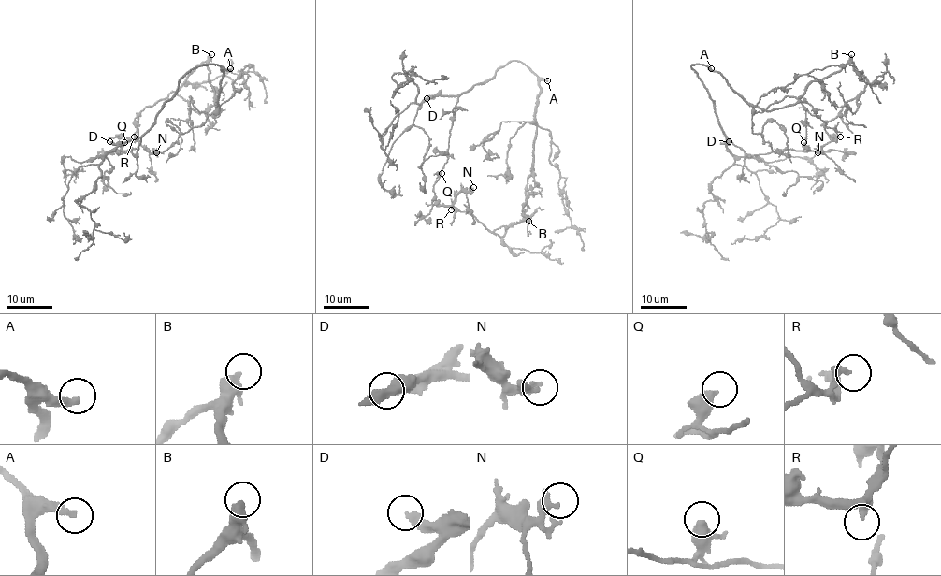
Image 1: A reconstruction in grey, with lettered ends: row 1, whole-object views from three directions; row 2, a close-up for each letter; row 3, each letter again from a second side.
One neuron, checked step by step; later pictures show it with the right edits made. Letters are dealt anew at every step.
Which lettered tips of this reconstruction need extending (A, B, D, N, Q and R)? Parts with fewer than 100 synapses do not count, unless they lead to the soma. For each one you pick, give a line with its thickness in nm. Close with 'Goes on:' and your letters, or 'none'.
A: Thickness 300 nm
Goes on: A

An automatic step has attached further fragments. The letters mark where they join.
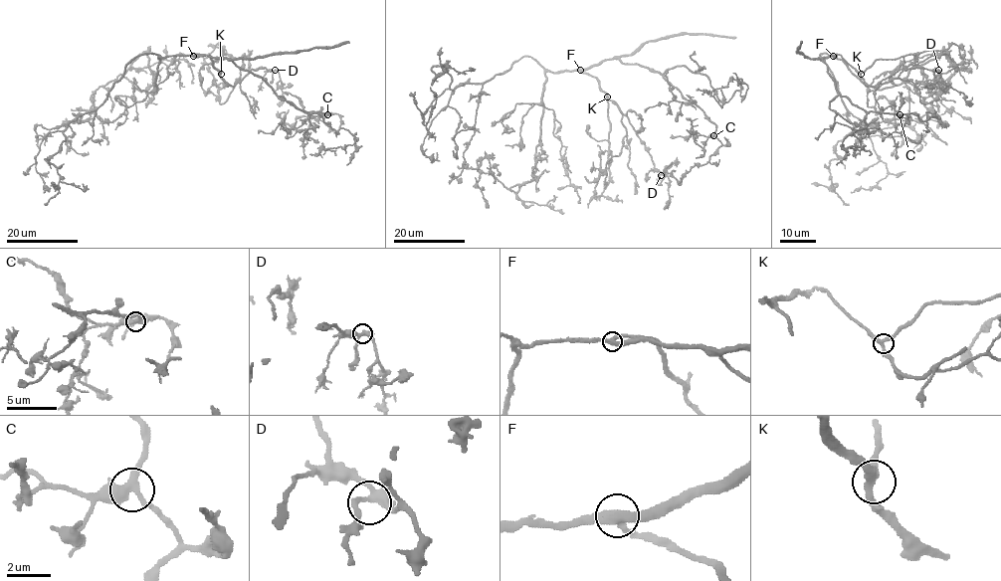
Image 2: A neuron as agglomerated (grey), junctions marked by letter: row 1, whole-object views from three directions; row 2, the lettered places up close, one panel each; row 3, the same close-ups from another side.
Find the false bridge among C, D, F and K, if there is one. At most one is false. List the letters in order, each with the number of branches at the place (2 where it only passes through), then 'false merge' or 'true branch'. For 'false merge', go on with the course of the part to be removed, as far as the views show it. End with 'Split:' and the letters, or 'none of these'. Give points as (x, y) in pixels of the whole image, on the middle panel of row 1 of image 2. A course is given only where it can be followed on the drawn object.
C: 3 | true branch
D: 3 | true branch
F: 3 | true branch
K: 3 | true branch
Split: none of these

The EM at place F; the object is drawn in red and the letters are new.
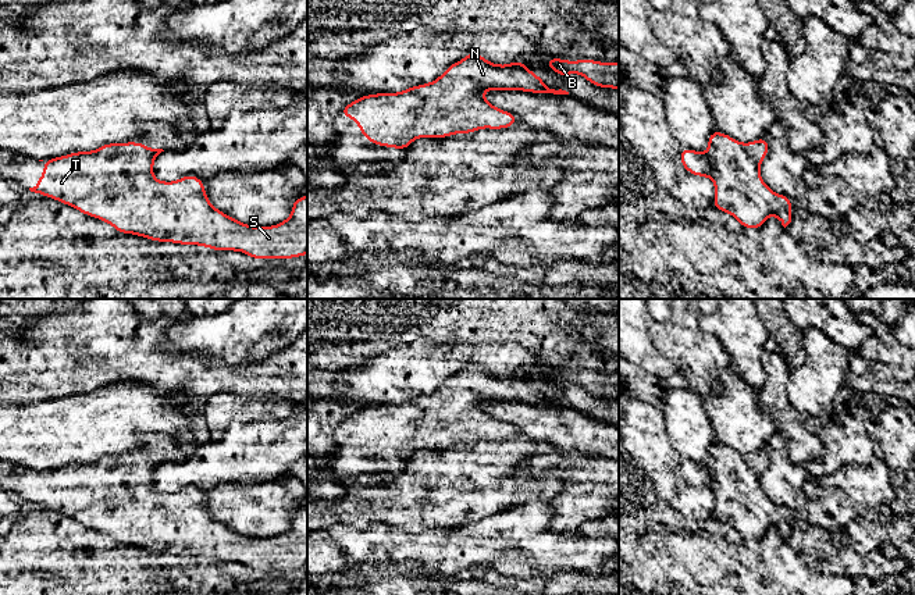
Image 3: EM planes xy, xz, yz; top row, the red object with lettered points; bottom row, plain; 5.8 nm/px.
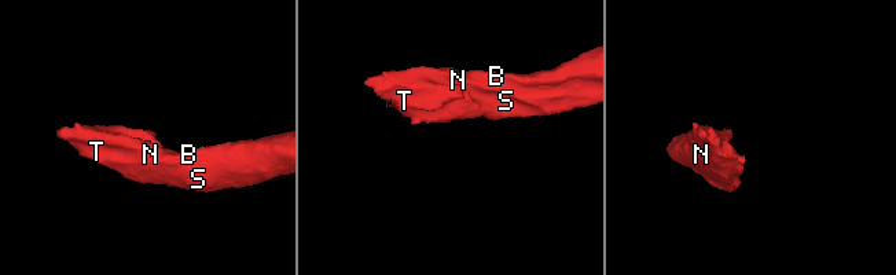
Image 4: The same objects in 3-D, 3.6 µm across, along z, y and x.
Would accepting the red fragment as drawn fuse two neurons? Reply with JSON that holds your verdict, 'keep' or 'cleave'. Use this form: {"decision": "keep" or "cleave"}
{"decision": "keep"}

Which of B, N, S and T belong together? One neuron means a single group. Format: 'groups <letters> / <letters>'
groups B N S T

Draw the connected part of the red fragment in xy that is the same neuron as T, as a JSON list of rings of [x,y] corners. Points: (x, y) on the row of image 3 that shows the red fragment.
[[[125,142],[46,158],[42,168],[44,175],[29,190],[99,218],[120,234],[154,242],[242,252],[253,260],[286,260],[307,254],[307,195],[292,202],[292,213],[285,221],[273,227],[248,225],[216,209],[207,199],[204,182],[192,174],[174,182],[157,181],[153,164],[161,152],[164,150],[150,149],[145,143]]]

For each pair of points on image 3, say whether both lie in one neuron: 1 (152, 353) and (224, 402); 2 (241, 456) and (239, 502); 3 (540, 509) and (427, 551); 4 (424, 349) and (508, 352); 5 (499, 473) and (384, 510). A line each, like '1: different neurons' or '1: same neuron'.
1: different neurons
2: different neurons
3: same neuron
4: same neuron
5: same neuron

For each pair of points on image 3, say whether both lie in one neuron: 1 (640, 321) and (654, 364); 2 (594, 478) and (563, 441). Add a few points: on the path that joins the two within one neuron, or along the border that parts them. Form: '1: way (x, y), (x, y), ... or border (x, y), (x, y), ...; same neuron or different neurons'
1: way (640, 332), (640, 349), (644, 353); same neuron
2: border (555, 449), (561, 453), (579, 452), (604, 459); different neurons

